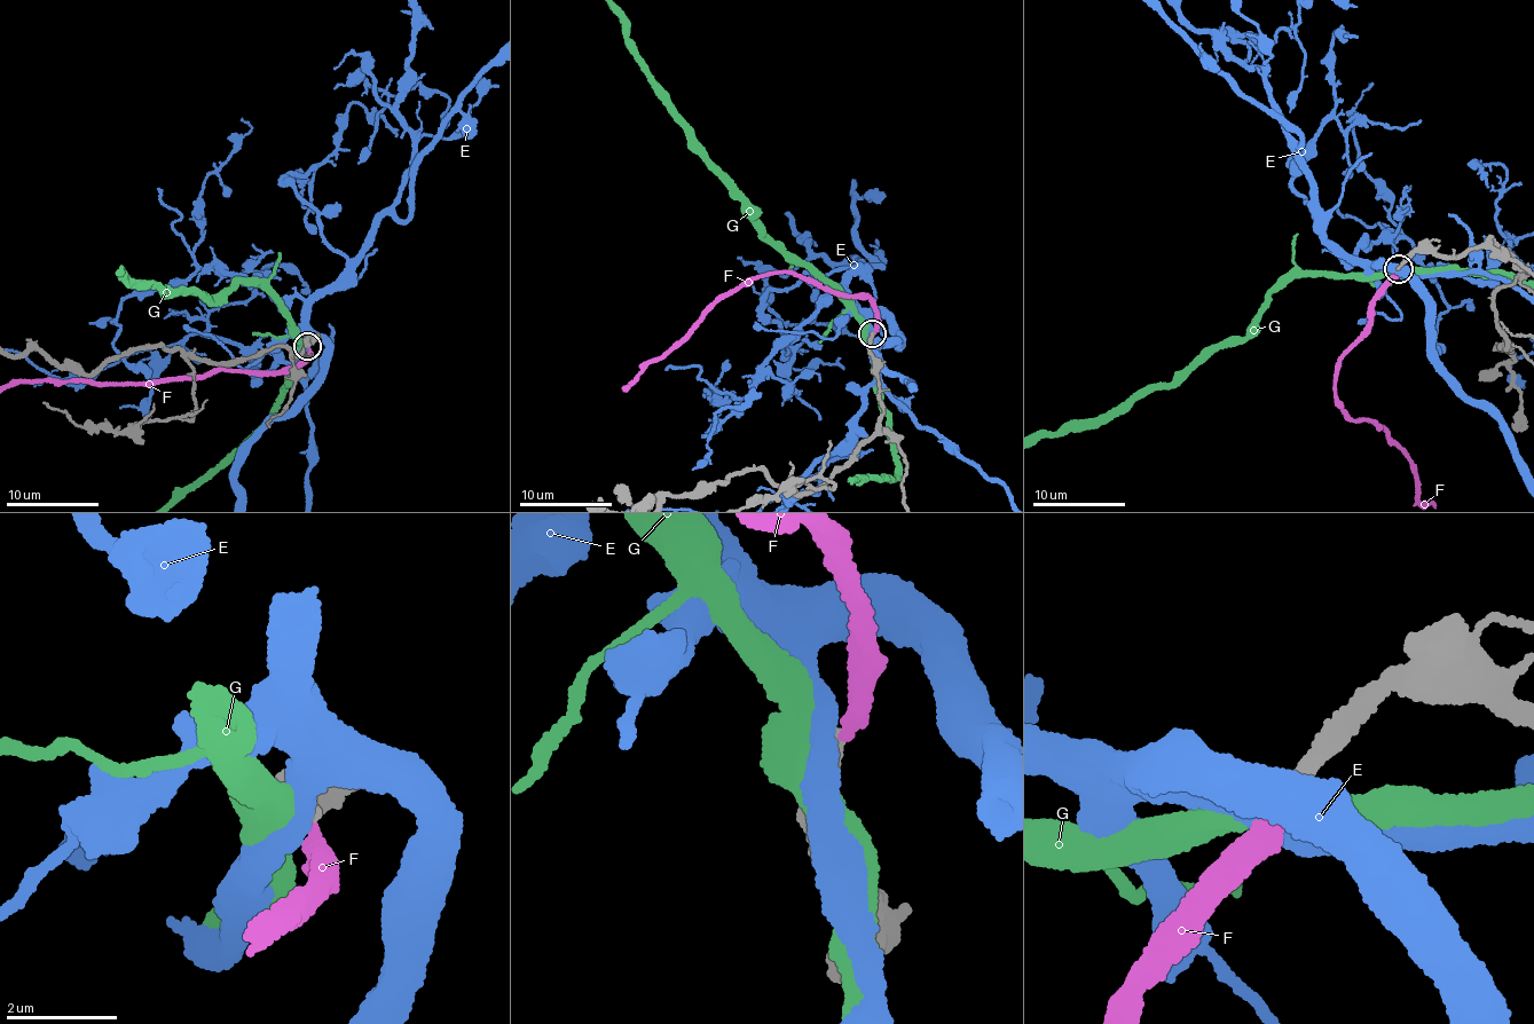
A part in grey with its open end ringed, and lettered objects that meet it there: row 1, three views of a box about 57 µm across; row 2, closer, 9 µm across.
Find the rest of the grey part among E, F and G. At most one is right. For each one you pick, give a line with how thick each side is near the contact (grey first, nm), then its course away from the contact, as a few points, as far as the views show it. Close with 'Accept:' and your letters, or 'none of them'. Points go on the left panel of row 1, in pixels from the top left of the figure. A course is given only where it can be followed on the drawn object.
Accept: none of them

